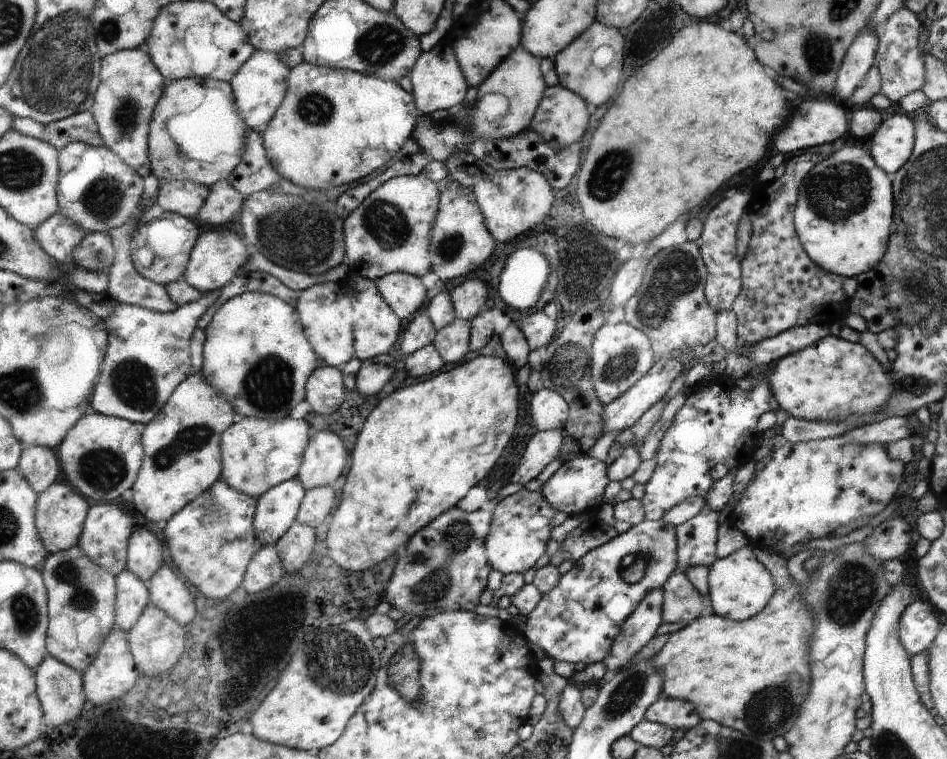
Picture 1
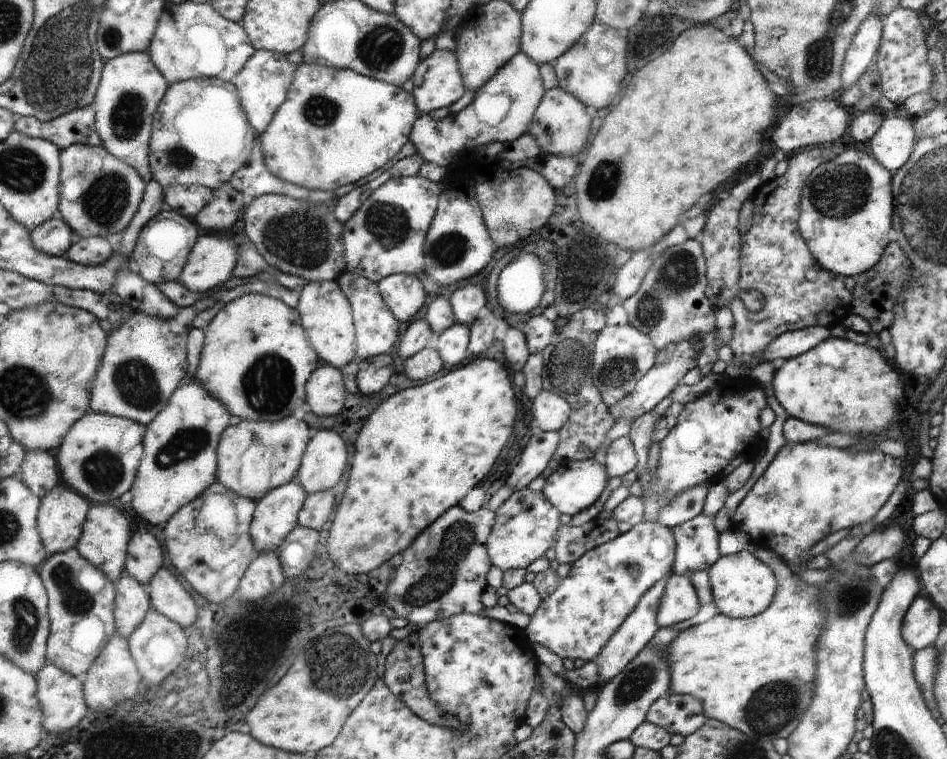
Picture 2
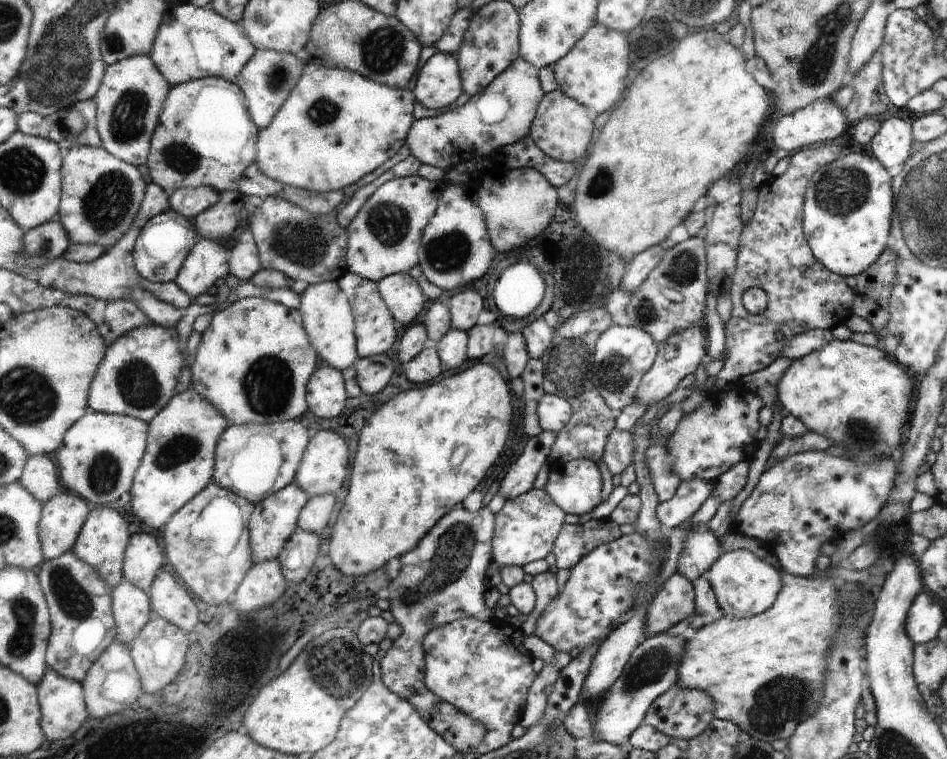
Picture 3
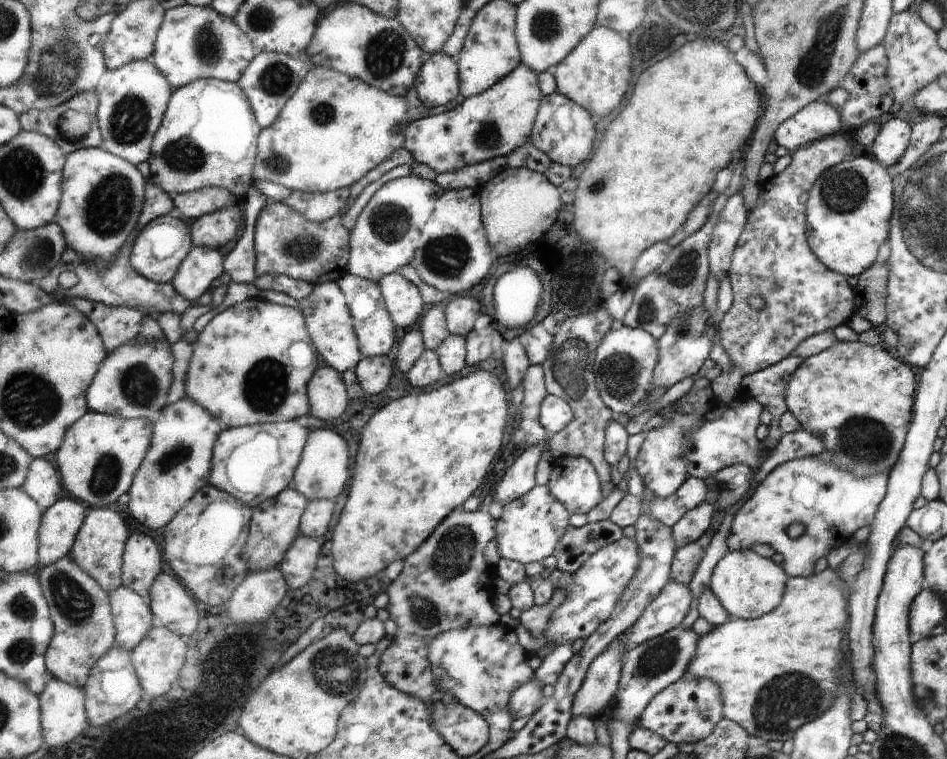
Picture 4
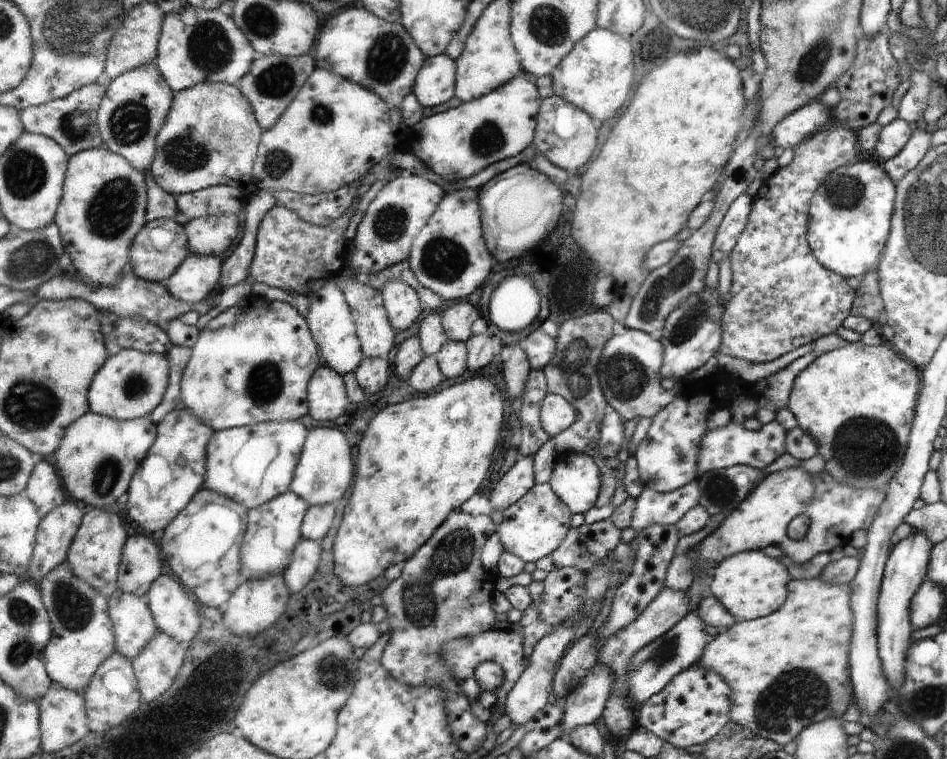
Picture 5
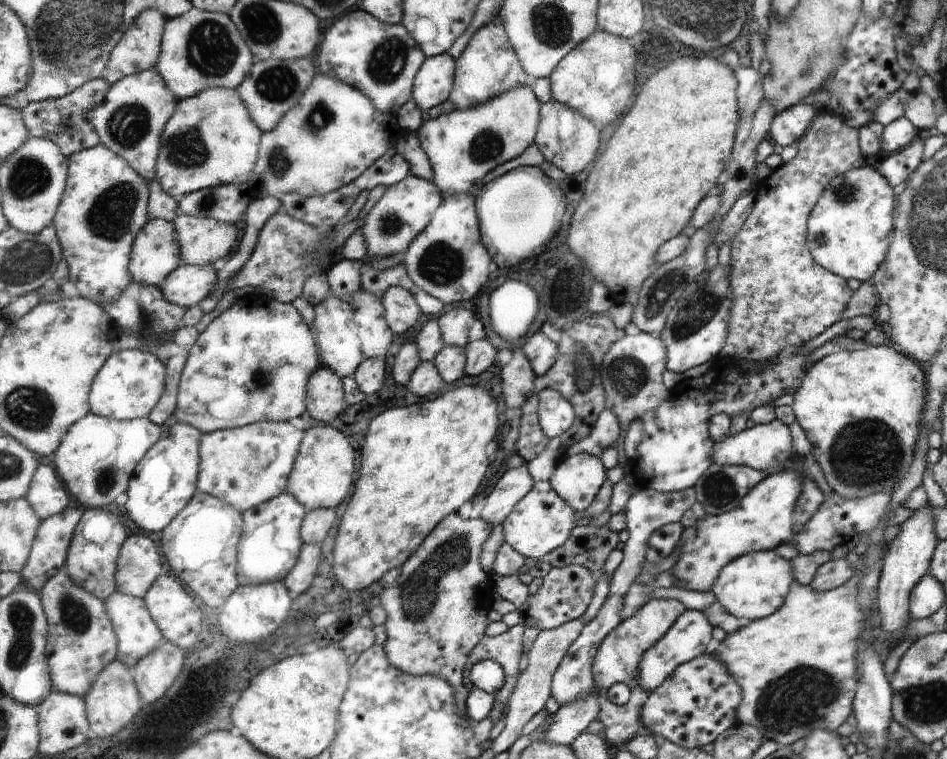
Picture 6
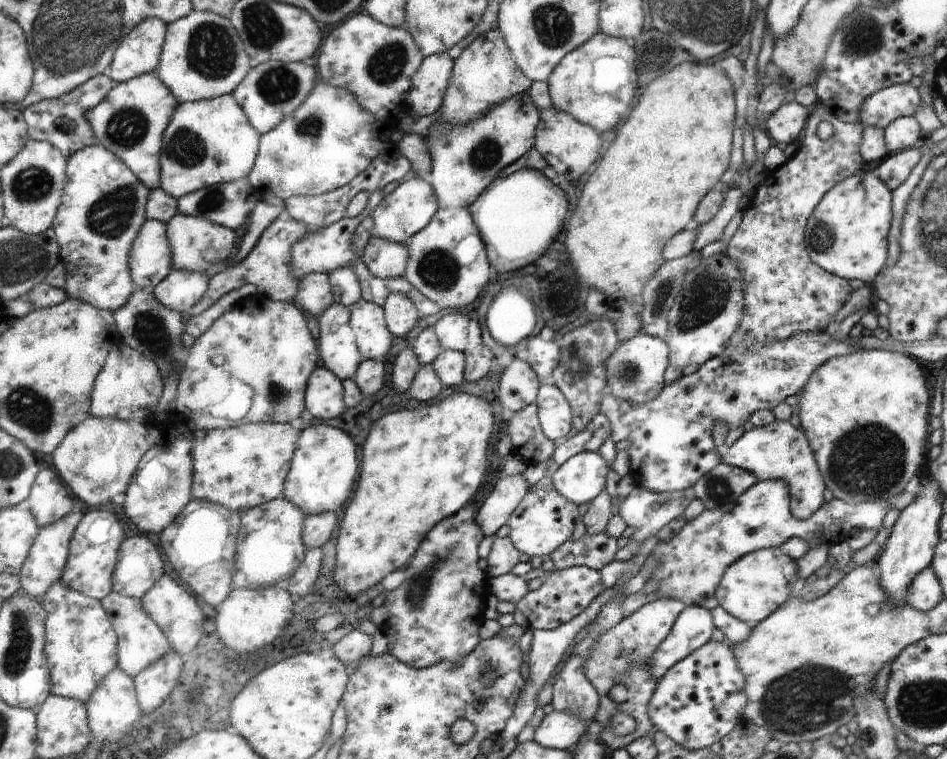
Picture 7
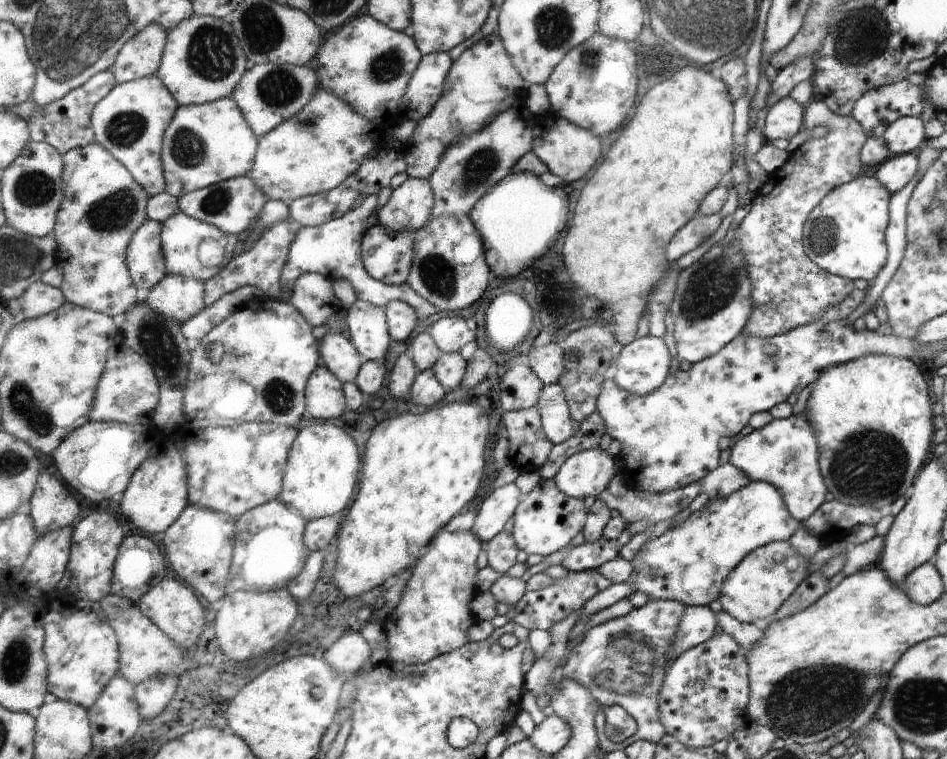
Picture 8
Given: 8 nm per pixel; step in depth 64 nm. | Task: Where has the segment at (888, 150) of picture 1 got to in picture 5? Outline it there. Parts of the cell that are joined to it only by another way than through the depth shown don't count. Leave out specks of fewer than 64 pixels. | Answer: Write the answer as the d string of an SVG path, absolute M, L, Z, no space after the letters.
M897 118L891 124L881 128L879 140L873 150L879 154L879 158L883 158L883 162L887 162L905 148L905 144L909 142L909 136L913 136L913 134L911 134L907 122Z

